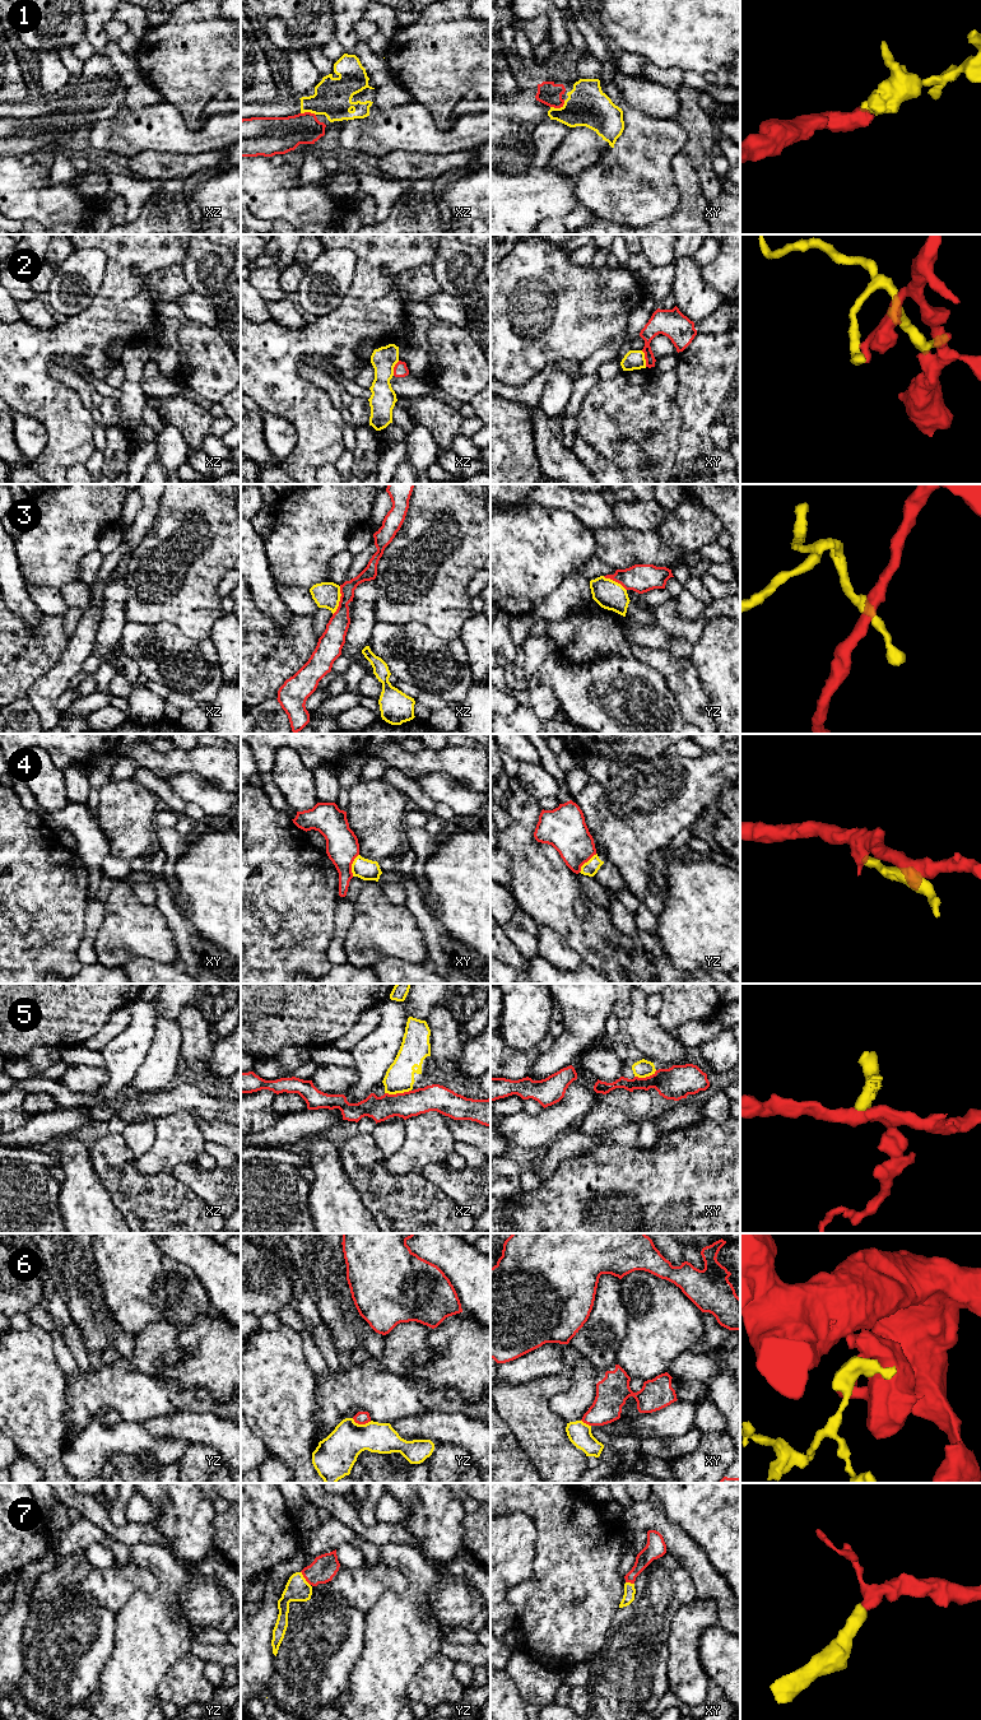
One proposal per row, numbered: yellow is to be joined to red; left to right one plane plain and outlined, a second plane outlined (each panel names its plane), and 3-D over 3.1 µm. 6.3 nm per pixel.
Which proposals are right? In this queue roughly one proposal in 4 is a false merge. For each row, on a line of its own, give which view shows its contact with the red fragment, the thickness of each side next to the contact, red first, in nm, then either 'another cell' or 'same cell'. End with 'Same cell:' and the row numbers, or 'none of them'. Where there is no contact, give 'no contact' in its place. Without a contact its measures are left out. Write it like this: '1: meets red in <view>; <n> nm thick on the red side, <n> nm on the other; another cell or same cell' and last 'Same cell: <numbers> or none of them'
1: meets red in xy; 140 nm thick on the red side, 260 nm on the other; same cell
2: meets red in xy; 140 nm thick on the red side, 130 nm on the other; another cell
3: meets red in xz; 150 nm thick on the red side, 160 nm on the other; another cell
4: meets red in xy; 200 nm thick on the red side, 130 nm on the other; another cell
5: meets red in xz; 170 nm thick on the red side, 180 nm on the other; another cell
6: meets red in yz; 80 nm thick on the red side, 260 nm on the other; another cell
7: meets red in yz; 160 nm thick on the red side, 160 nm on the other; same cell
Same cell: 1, 7

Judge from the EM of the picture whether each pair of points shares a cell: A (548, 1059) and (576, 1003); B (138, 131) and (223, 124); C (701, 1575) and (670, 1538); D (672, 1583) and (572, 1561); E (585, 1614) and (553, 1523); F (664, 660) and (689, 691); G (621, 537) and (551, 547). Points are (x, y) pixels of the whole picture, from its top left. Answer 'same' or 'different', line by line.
A: same
B: same
C: same
D: different
E: same
F: same
G: different

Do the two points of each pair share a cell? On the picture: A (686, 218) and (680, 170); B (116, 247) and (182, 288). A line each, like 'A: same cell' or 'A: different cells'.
A: same cell
B: different cells

